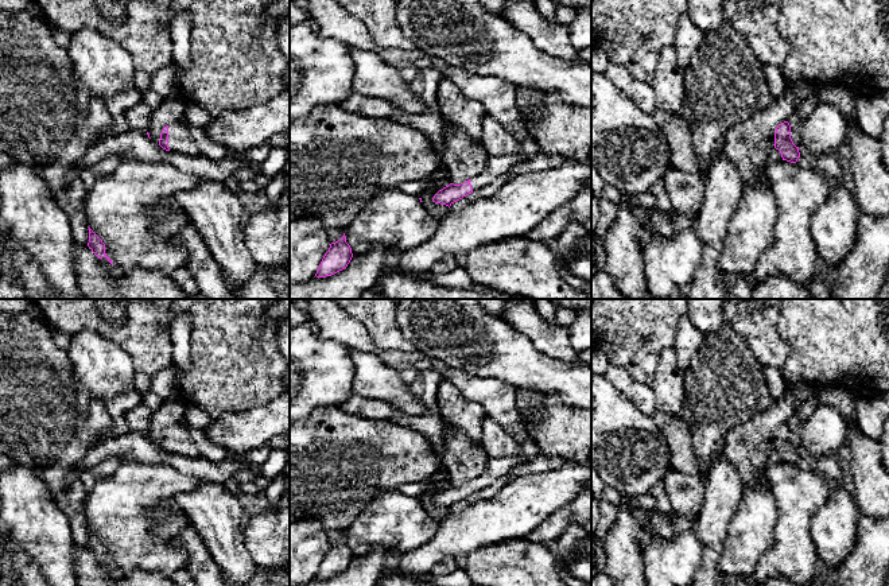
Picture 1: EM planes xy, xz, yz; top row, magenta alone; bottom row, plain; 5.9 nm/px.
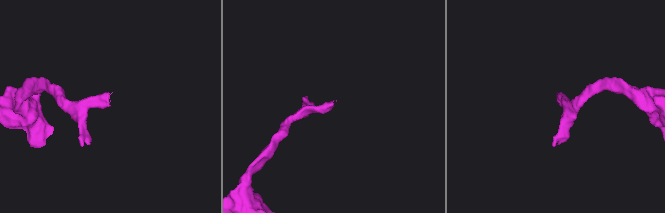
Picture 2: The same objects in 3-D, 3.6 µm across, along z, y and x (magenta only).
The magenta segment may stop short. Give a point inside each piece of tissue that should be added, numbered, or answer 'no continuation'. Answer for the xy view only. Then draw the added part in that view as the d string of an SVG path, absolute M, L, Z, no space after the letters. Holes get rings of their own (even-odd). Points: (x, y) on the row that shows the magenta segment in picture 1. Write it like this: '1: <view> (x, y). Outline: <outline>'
1: xy (179, 140). Outline: M183 121L168 125L168 148L176 154L202 155L190 135L190 125Z

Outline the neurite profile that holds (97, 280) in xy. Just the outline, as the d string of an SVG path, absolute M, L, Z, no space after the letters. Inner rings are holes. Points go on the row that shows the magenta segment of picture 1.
M88 245L74 247L74 263L78 287L86 299L194 299L171 276L139 268L120 272L113 264L102 263Z

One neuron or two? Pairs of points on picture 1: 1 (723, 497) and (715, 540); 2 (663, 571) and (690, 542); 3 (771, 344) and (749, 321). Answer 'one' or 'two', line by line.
1: one
2: one
3: one

